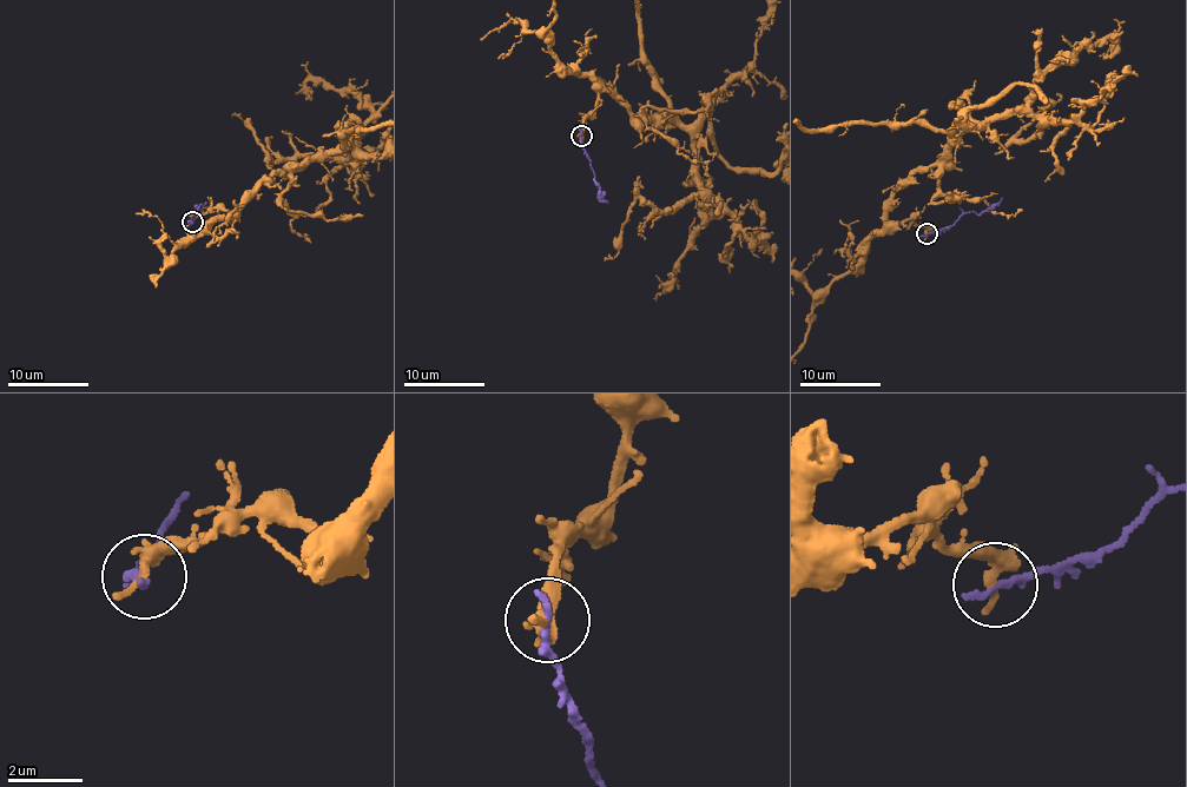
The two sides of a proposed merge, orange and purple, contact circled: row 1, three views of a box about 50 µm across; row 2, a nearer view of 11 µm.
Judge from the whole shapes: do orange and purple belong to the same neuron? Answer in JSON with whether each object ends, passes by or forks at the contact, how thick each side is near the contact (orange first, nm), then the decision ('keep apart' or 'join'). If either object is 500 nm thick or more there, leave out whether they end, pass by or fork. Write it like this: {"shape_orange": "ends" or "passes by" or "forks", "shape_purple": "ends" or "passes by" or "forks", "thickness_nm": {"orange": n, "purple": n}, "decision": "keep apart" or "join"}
{"shape_orange": "ends", "shape_purple": "ends", "thickness_nm": {"orange": 460, "purple": 240}, "decision": "keep apart"}

